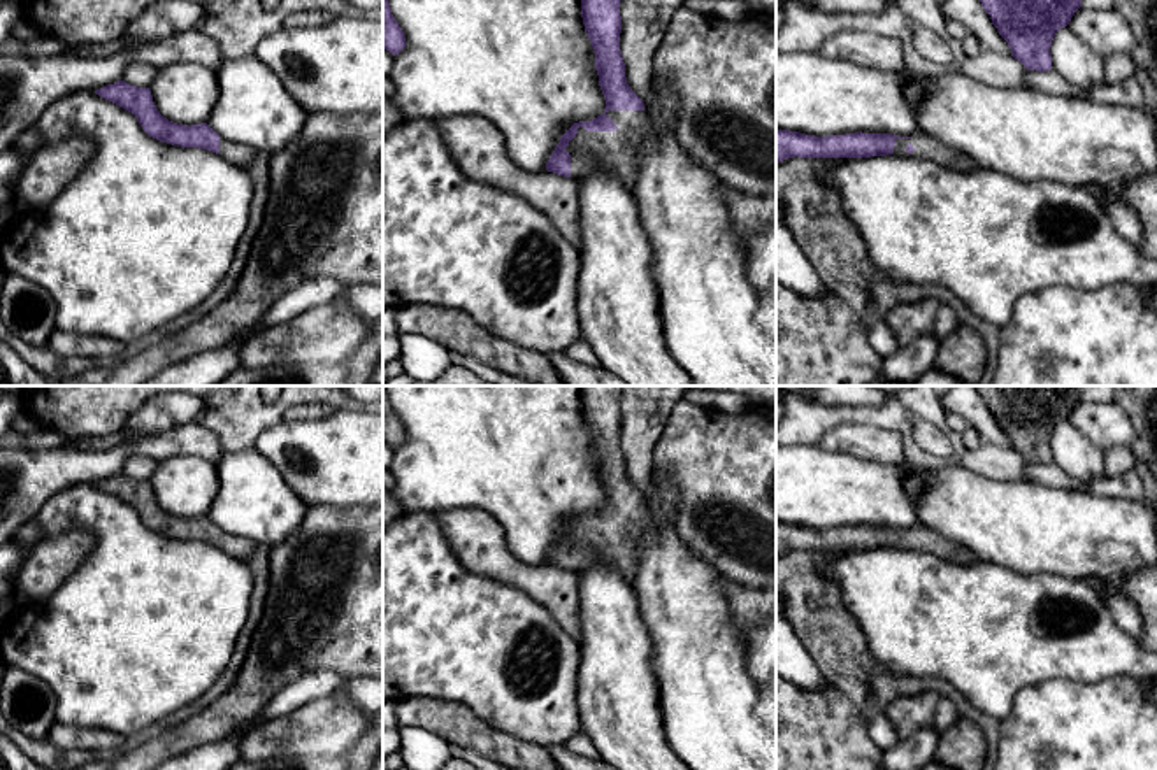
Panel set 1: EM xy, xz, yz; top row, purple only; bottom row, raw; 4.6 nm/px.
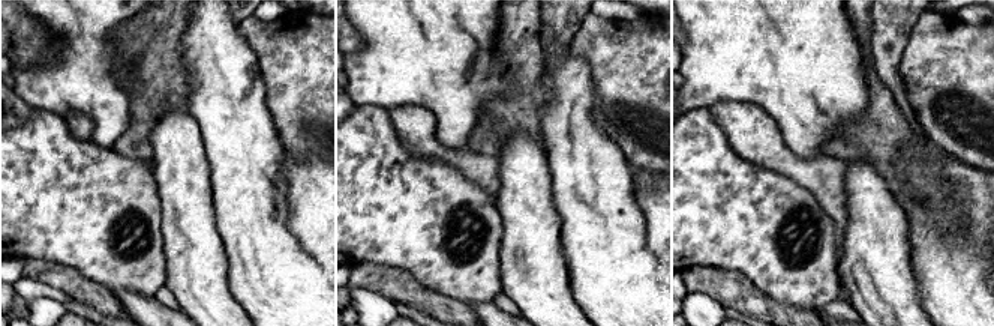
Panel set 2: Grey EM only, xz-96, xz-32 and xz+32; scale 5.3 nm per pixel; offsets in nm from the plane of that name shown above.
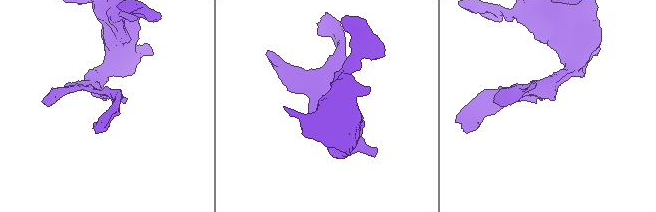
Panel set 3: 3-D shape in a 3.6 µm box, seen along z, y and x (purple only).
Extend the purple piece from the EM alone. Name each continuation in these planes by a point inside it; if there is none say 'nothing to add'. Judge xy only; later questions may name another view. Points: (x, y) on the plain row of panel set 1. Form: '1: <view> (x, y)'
1: xy (239, 548)

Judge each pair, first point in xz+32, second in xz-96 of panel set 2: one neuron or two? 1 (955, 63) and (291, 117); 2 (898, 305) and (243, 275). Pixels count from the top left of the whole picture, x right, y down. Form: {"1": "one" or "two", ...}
{"1": "one", "2": "two"}

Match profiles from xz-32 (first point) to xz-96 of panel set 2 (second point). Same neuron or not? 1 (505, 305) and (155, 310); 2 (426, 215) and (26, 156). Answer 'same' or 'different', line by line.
1: different
2: same

